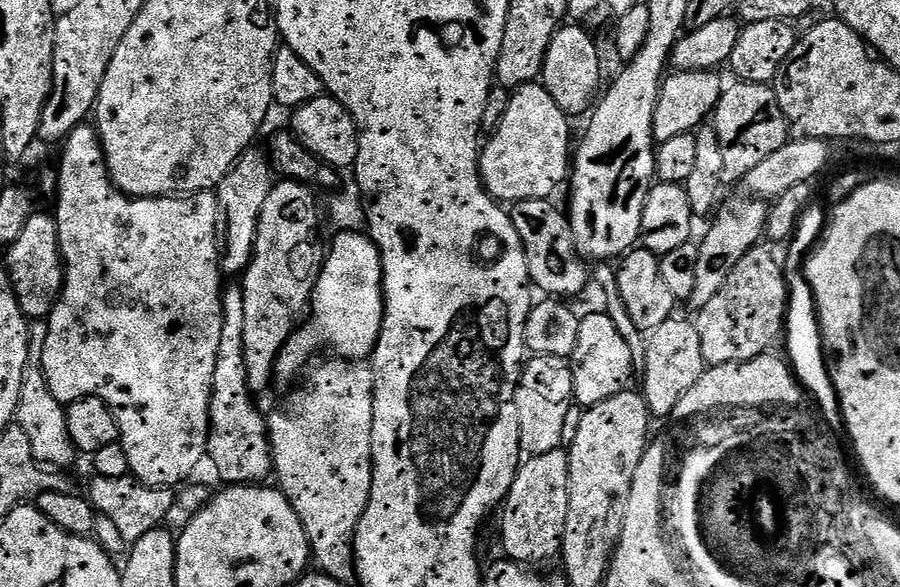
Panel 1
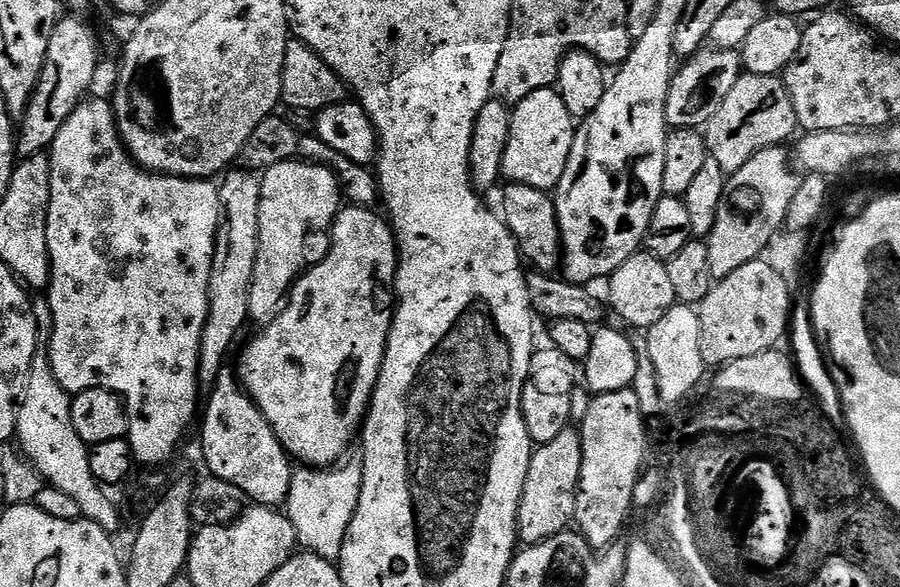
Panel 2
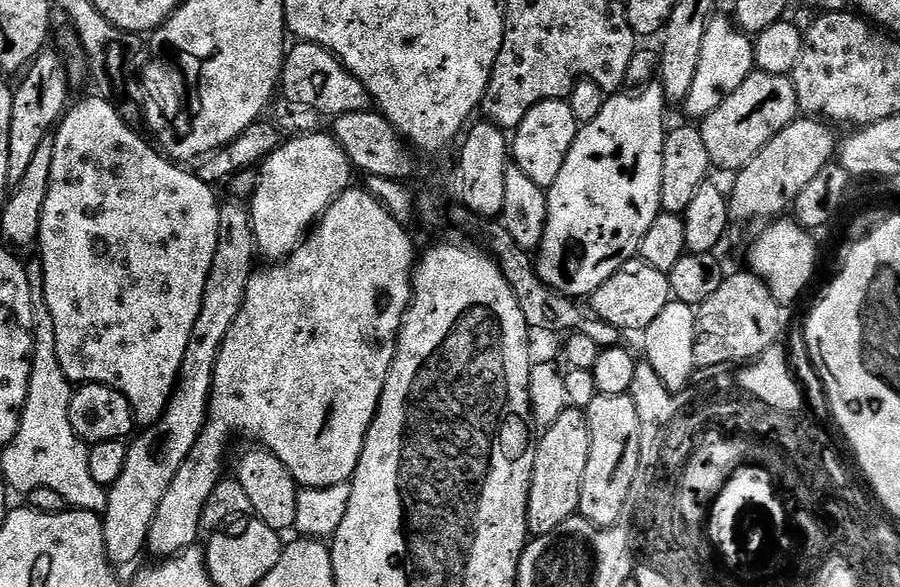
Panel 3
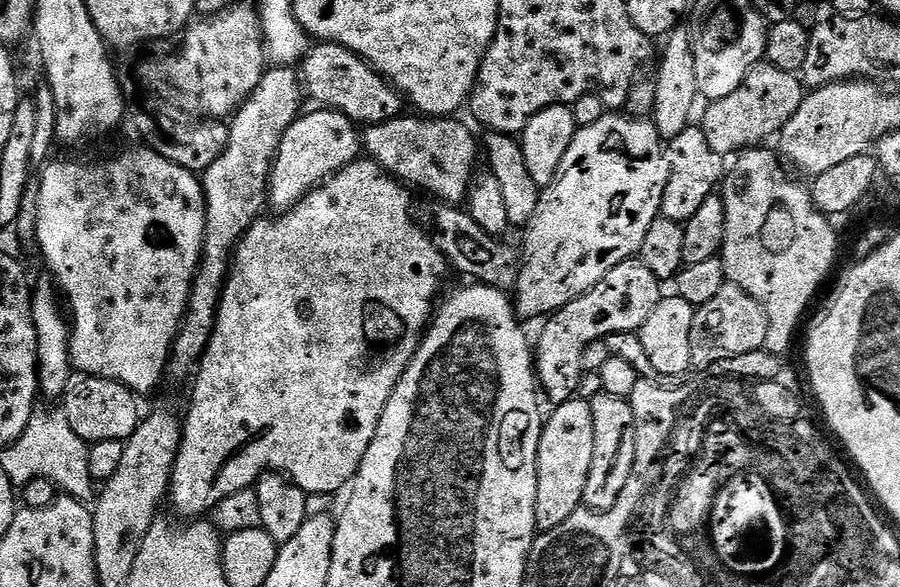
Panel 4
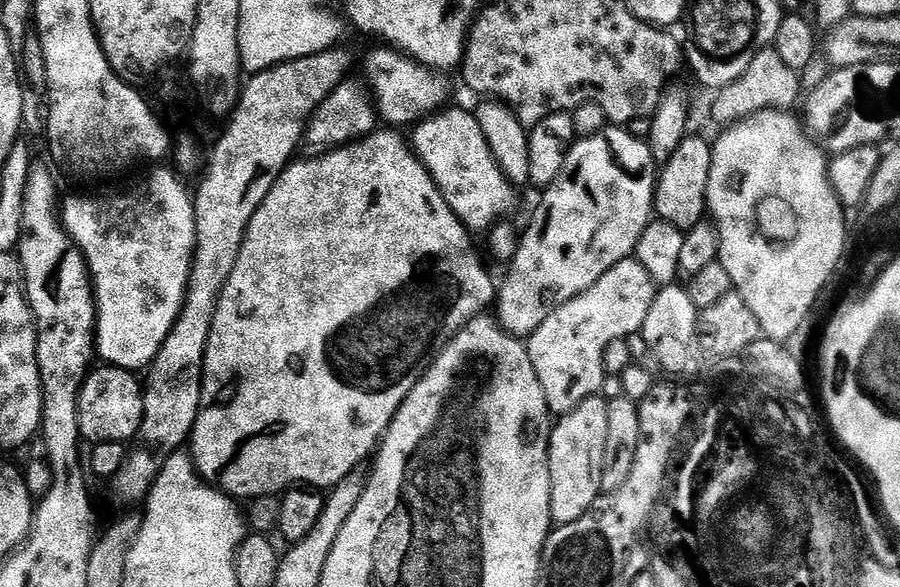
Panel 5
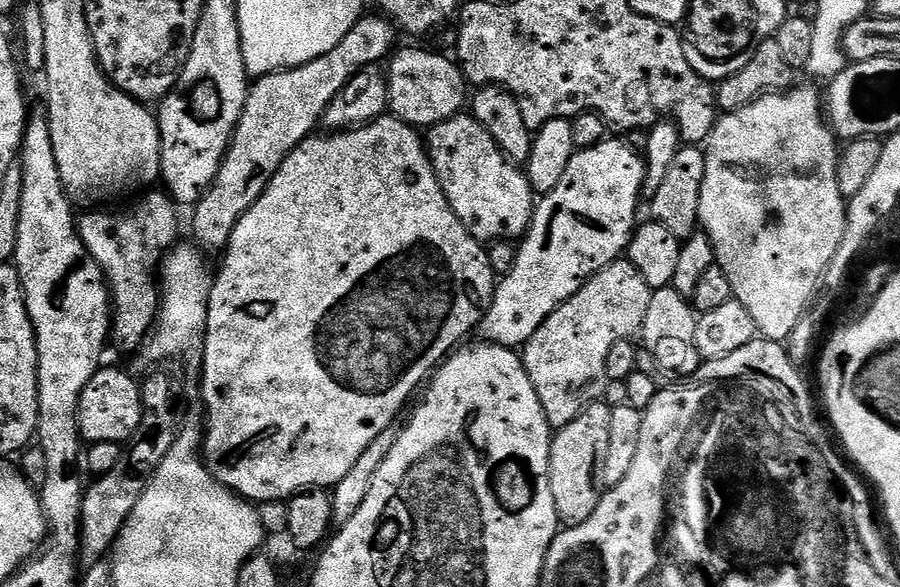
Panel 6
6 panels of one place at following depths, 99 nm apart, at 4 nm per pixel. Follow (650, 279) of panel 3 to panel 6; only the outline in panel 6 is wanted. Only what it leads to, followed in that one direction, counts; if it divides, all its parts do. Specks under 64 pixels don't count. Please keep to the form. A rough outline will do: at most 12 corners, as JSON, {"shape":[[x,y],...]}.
{"shape":[[626,258],[594,274],[523,345],[546,422],[603,397],[616,342],[653,291]]}

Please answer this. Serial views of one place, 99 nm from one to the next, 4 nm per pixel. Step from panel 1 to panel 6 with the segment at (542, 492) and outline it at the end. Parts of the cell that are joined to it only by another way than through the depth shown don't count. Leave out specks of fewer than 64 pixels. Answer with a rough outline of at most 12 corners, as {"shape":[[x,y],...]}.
{"shape":[[586,406],[553,435],[550,490],[561,525],[602,495],[612,409]]}

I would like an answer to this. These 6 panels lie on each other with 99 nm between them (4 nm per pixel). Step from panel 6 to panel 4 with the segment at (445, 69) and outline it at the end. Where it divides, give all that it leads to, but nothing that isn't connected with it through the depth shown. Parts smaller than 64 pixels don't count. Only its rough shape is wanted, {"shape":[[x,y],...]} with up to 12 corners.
{"shape":[[341,44],[309,47],[298,71],[313,105],[357,126],[405,111],[401,93]]}

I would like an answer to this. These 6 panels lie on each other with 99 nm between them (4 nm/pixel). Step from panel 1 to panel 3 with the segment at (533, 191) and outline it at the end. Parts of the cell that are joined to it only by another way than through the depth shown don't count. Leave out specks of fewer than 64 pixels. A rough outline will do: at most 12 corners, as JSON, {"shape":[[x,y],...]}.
{"shape":[[567,100],[538,102],[514,130],[515,167],[550,189],[578,125]]}

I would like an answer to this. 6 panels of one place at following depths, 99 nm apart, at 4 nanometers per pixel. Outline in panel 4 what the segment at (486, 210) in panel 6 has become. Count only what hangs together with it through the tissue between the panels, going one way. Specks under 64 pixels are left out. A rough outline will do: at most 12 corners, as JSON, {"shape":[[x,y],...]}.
{"shape":[[460,118],[367,125],[363,151],[413,189],[463,205],[478,140]]}

